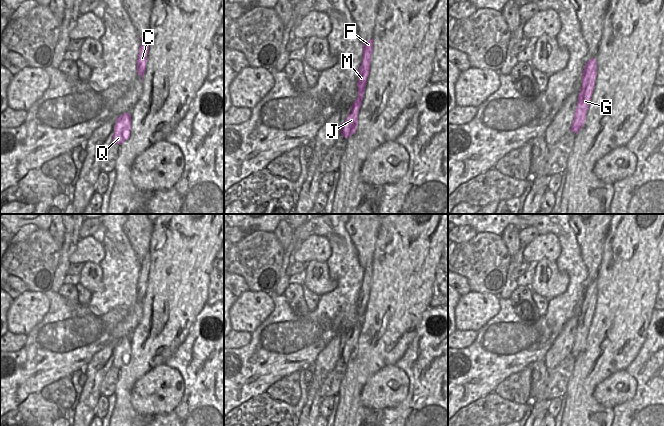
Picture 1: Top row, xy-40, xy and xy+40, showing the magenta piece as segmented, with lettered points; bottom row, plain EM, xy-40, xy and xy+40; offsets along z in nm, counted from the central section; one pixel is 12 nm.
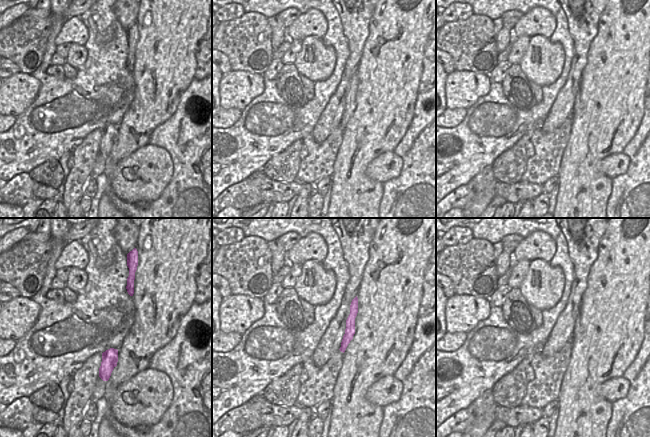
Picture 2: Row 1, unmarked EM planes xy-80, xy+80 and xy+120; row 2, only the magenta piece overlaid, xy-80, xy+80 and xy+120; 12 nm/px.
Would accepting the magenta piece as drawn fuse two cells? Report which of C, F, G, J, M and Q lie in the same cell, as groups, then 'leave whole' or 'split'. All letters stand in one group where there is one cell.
C F G J M Q; leave whole

